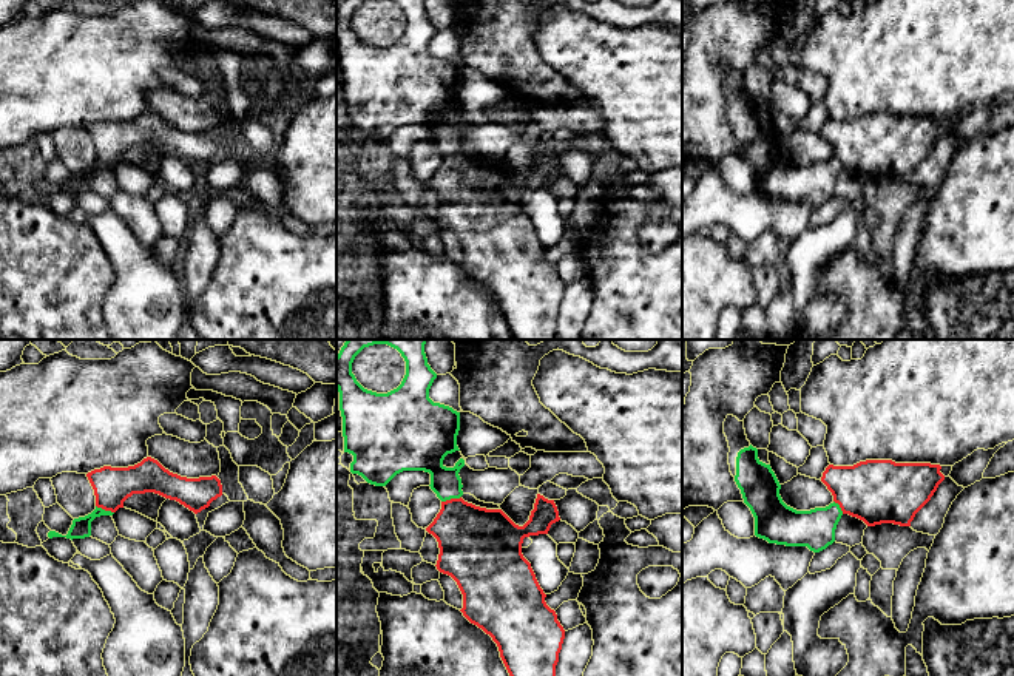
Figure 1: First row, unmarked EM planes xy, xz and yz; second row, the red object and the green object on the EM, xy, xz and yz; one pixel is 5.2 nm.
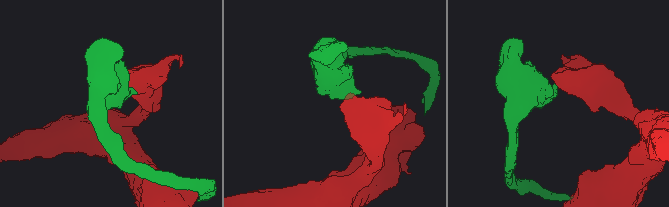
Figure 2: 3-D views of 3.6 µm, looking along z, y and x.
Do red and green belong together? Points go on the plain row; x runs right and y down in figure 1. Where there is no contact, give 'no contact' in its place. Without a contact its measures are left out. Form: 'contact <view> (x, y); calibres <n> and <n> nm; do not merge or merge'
contact xz (451, 153); calibres 360 and 160 nm; do not merge

